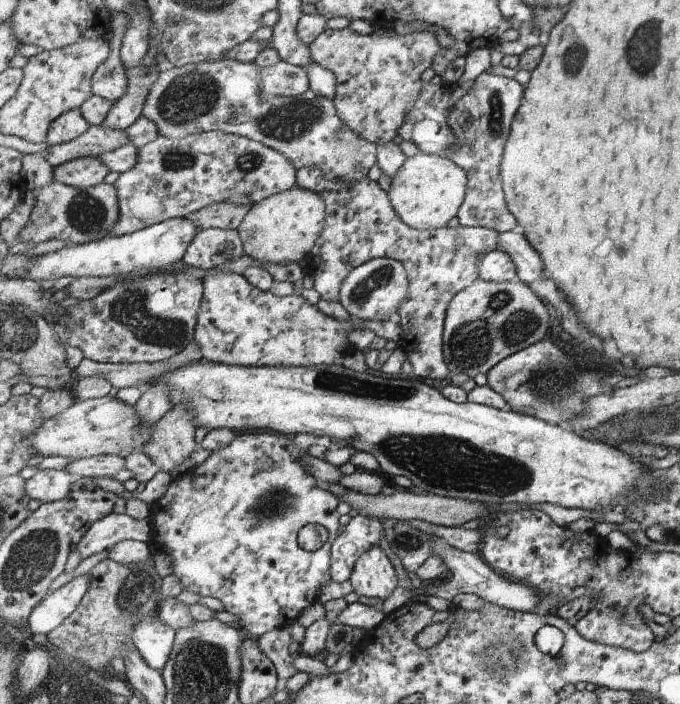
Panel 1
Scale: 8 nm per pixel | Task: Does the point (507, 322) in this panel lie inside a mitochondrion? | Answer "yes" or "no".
yes

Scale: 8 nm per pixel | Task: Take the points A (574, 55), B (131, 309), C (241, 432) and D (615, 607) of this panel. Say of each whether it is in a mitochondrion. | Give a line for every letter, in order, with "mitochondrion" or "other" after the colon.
A: mitochondrion
B: mitochondrion
C: other
D: other

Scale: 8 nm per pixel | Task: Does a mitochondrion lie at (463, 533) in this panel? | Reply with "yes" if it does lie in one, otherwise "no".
no

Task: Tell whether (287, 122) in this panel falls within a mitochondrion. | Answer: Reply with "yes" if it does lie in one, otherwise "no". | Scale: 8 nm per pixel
yes

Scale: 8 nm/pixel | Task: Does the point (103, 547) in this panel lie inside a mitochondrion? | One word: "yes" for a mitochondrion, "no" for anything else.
no

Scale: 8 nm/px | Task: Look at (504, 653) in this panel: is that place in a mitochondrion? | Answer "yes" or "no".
yes

